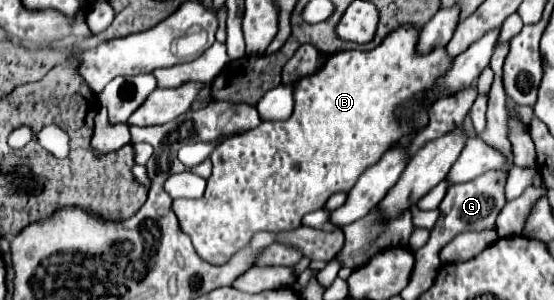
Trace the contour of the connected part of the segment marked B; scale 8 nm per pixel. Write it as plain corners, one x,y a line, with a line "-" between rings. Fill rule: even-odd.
404,23
398,27
398,31
386,35
386,39
372,51
352,49
334,53
318,73
300,79
294,91
294,113
286,121
260,123
258,127
226,139
216,147
216,151
210,155
212,175
206,181
208,185
204,197
176,199
172,205
180,221
180,229
190,235
196,253
204,261
224,265
236,251
246,247
256,231
290,231
300,227
302,217
322,209
332,193
350,191
358,177
368,167
378,163
382,153
388,151
392,143
412,131
428,127
426,107
412,111
406,119
402,119
398,113
404,103
420,101
426,93
430,93
430,89
436,87
434,83
448,71
452,57
448,57
444,47
432,53
418,53
418,35
420,27

